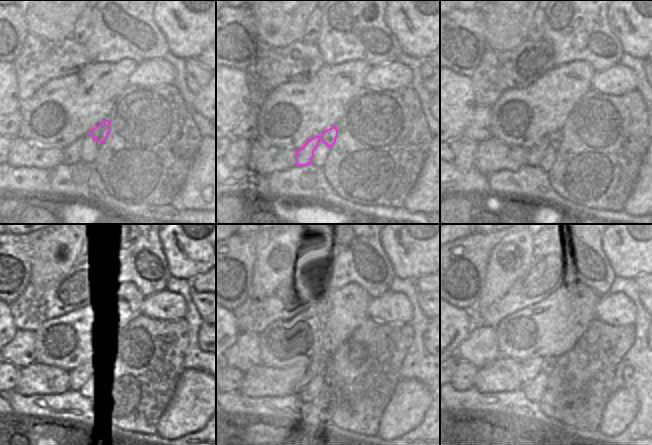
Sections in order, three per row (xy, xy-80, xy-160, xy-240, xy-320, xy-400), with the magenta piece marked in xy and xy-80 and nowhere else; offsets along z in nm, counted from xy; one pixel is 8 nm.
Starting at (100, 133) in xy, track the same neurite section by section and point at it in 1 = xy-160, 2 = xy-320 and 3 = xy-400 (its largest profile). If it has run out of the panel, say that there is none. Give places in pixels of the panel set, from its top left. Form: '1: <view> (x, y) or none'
1: xy-160 (535, 153)
2: xy-320 (322, 369)
3: xy-400 (548, 364)

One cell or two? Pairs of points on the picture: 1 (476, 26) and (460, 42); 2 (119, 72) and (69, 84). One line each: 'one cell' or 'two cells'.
1: one cell
2: one cell

